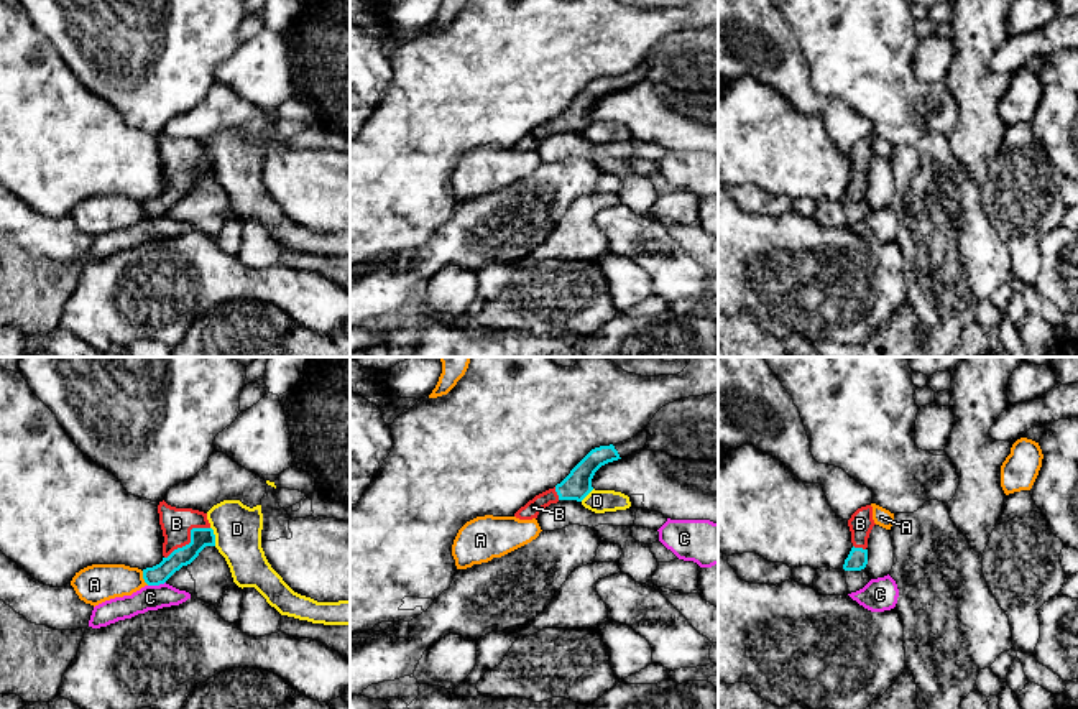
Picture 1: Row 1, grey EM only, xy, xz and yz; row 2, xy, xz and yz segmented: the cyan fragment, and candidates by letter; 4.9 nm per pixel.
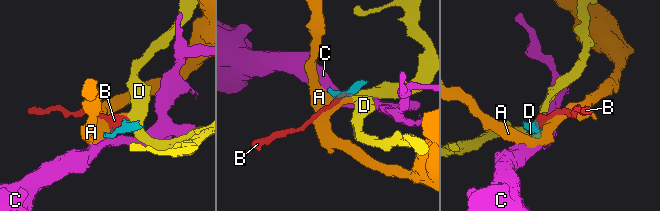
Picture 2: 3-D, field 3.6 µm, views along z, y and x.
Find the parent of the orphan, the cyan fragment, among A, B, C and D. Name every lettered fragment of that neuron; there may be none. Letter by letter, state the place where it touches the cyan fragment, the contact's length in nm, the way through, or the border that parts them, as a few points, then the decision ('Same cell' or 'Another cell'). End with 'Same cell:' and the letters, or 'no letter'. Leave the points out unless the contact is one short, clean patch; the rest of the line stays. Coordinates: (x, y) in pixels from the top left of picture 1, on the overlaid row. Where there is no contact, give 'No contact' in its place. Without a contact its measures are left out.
A: Touches cyan at xy (143, 578). Shared border 80 nm. Boundary: xy (142, 571), (142, 578), (148, 584). Another cell
B: Touches cyan at xy (191, 540). Shared border 280 nm. Path across: xy (158, 574), (191, 540), (176, 523). Same cell
C: Touches cyan at xy (156, 584). Shared border 90 nm. Boundary: xy (165, 581), (148, 586). Another cell
D: Touches cyan at xy (214, 537). Shared border 100 nm. Boundary: xy (211, 527), (216, 545). Another cell
Same cell: B

